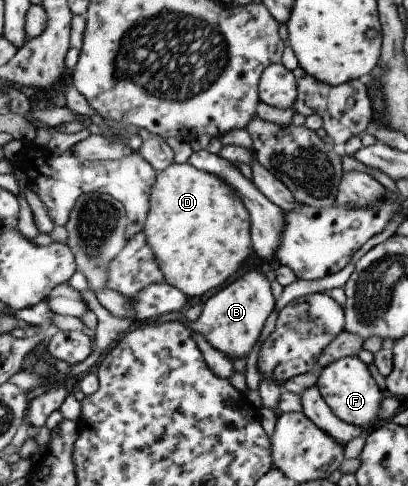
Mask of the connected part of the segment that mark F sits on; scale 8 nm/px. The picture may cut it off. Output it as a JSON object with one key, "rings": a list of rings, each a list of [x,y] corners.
{"rings":[[[344,356],[344,358],[338,358],[336,362],[328,364],[320,372],[320,378],[316,384],[320,395],[332,413],[343,422],[360,426],[365,433],[381,423],[378,421],[378,412],[380,412],[380,404],[382,404],[386,392],[380,390],[368,365],[364,364],[358,356]]]}

